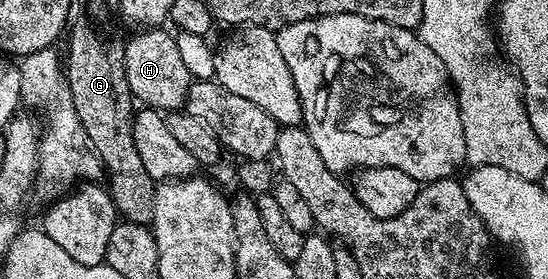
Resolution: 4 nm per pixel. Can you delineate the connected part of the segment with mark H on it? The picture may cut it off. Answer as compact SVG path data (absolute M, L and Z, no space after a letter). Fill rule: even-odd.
M161 26L145 28L138 31L138 36L125 40L125 73L134 101L168 114L185 108L191 77L176 46L176 35L165 30Z

